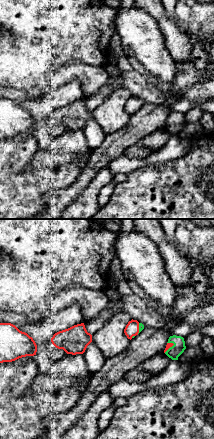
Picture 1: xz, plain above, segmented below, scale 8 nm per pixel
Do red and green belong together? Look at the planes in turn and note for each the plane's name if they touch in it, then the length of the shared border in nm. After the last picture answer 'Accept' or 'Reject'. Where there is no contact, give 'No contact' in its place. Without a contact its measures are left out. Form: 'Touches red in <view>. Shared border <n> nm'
Touches red in xz. Shared border 110 nm

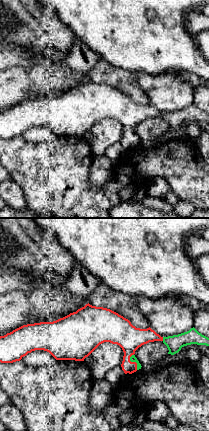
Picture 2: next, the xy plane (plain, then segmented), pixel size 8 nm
Touches red in xy. Shared border 130 nm

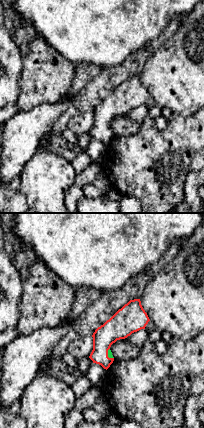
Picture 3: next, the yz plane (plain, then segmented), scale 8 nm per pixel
Touches red in yz. Shared border 90 nm

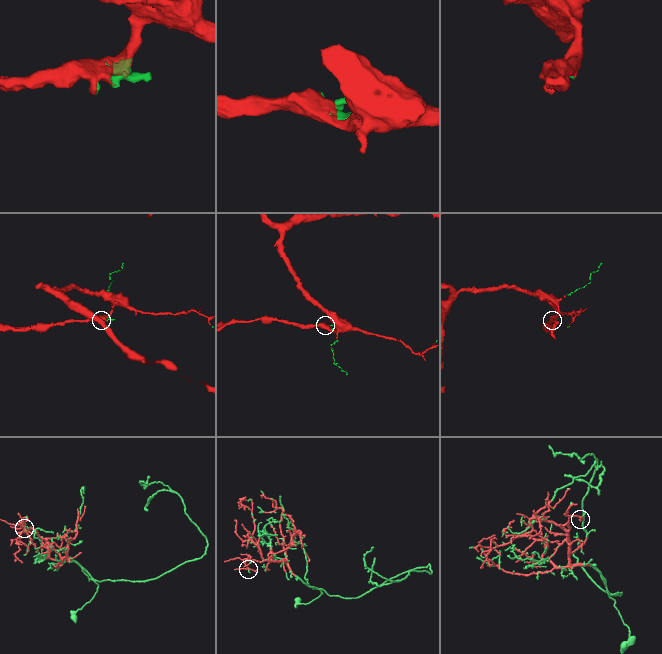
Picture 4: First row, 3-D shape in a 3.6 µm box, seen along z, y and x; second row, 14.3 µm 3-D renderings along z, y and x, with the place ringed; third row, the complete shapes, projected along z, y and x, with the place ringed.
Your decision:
Accept

